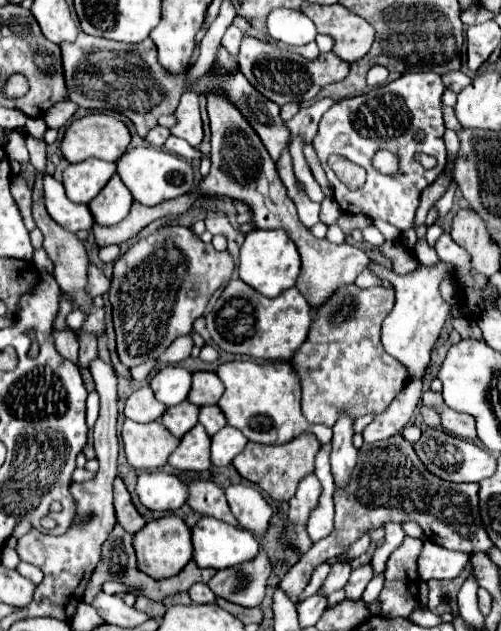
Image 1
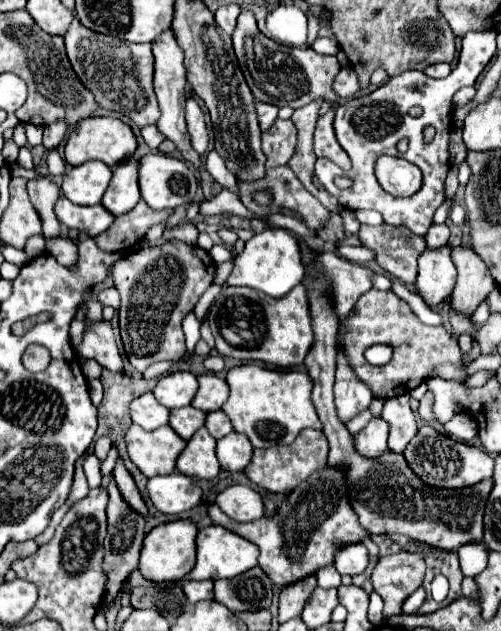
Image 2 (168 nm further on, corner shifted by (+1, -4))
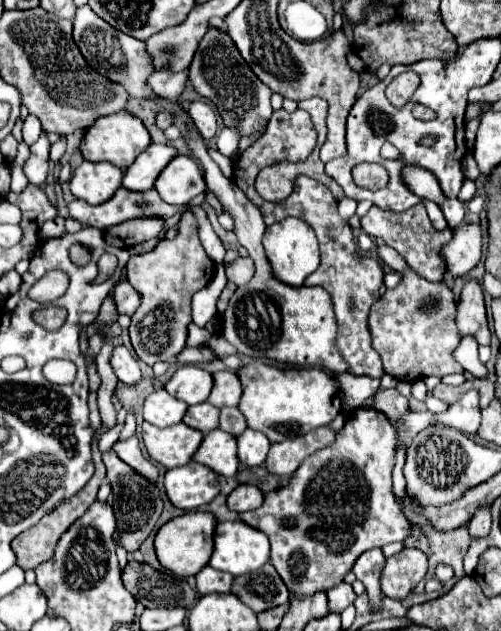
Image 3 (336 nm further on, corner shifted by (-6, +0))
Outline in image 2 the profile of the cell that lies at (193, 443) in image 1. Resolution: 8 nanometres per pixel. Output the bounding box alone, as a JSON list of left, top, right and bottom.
[176,428,220,478]

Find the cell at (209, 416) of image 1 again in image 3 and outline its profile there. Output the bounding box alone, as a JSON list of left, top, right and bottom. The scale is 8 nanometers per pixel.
[219,408,247,436]

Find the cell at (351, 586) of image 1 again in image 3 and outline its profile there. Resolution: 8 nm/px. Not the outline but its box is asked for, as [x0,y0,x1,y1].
[327,582,355,614]

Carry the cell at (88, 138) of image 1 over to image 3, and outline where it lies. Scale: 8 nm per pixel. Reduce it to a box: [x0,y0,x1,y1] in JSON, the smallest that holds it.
[81,112,151,170]

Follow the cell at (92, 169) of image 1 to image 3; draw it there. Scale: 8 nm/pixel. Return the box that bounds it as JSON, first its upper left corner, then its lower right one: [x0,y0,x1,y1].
[69,162,123,204]

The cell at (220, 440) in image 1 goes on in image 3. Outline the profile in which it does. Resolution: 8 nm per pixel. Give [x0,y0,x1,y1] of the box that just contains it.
[237,428,269,466]

